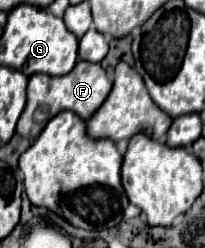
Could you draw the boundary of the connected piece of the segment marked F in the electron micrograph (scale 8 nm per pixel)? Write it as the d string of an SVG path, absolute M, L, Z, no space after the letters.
M79 60L75 68L61 78L53 78L47 74L33 74L27 86L27 106L17 122L17 134L35 140L41 134L41 130L47 126L47 122L63 110L71 110L83 120L87 120L103 104L109 92L111 92L111 80L107 78L101 64L95 62Z

